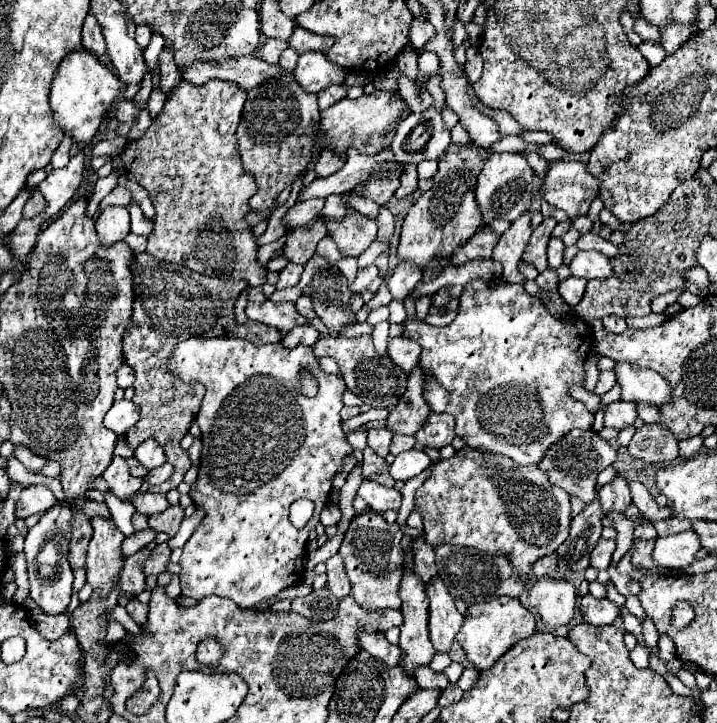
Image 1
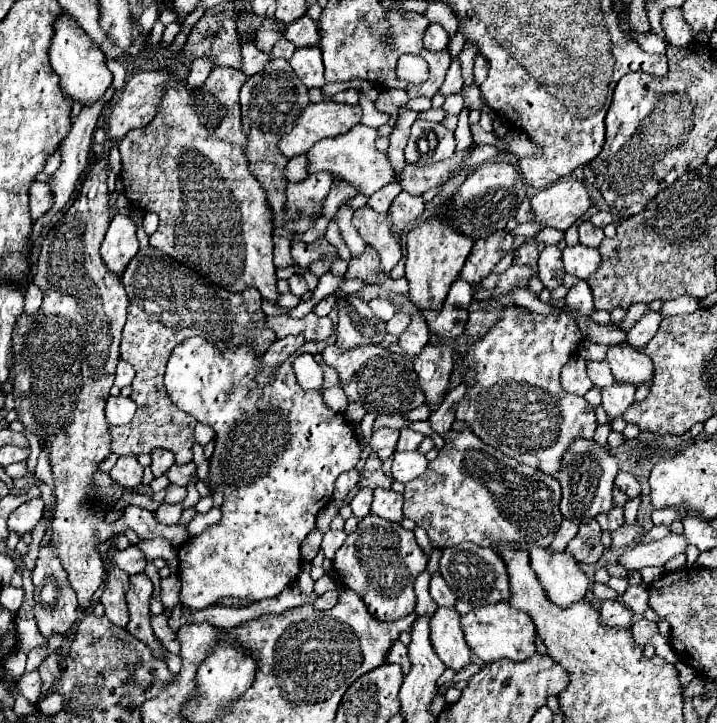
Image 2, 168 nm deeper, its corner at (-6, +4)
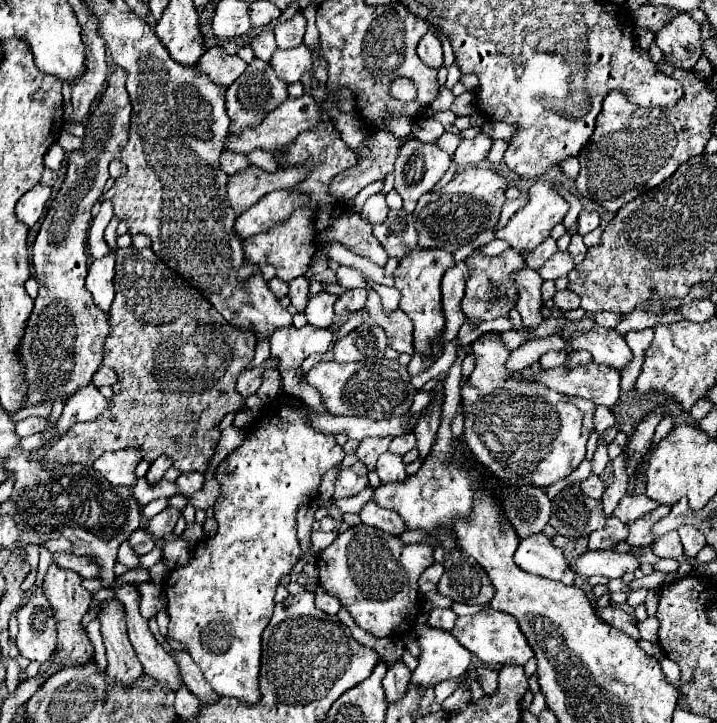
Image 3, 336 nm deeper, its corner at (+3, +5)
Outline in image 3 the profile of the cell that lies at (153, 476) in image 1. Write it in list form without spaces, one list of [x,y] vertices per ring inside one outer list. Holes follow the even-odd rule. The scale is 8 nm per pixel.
[[[182,473],[176,481],[180,491],[184,495],[192,495],[204,487],[204,475],[202,473]]]

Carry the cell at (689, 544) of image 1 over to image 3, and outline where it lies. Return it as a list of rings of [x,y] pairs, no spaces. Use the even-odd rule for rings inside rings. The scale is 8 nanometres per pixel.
[[[612,549],[612,551],[586,551],[582,557],[578,557],[568,565],[576,575],[582,575],[582,577],[602,575],[612,579],[638,569],[640,561],[630,553],[618,553],[616,549]]]

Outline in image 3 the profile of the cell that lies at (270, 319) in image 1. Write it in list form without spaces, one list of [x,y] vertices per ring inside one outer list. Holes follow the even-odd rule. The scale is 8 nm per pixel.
[[[304,325],[300,329],[296,327],[284,327],[284,329],[276,329],[270,337],[270,347],[272,347],[272,359],[278,359],[278,373],[282,377],[283,391],[286,395],[292,395],[292,397],[298,397],[302,399],[306,405],[310,405],[312,409],[316,411],[326,411],[324,405],[322,405],[322,399],[320,399],[320,393],[310,387],[304,379],[304,373],[302,373],[302,362],[312,353],[326,353],[332,345],[332,339],[334,339],[334,333],[330,329],[322,329],[322,327],[314,327],[314,325]]]

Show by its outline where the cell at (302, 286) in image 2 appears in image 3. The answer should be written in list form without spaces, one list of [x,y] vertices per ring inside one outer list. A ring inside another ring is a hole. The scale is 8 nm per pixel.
[[[296,277],[290,281],[288,297],[292,299],[292,305],[298,309],[298,313],[304,313],[304,307],[308,303],[308,287],[310,287],[310,281],[306,277]]]

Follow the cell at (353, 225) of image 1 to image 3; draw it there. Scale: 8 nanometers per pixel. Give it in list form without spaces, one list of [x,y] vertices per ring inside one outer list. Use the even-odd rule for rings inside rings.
[[[352,289],[350,293],[344,293],[340,295],[334,311],[336,311],[336,317],[340,317],[342,313],[352,313],[352,311],[360,311],[366,303],[366,291],[368,289]]]

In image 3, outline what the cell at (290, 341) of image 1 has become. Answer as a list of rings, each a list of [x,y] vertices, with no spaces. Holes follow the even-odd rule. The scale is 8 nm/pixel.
[[[268,359],[262,367],[256,367],[256,369],[250,369],[250,371],[244,371],[240,377],[238,377],[238,393],[242,397],[248,397],[248,395],[254,395],[256,389],[260,387],[260,373],[264,371],[264,367],[274,367],[274,359]]]

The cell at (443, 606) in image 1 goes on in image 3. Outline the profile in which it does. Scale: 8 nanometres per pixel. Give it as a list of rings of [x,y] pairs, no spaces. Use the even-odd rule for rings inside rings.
[[[418,625],[416,633],[422,657],[412,673],[412,685],[426,689],[442,681],[456,679],[468,671],[472,655],[448,631]]]

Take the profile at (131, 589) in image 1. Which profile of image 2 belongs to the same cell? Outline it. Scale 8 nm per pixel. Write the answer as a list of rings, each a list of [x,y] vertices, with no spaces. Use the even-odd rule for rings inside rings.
[[[147,574],[129,576],[129,592],[127,592],[127,606],[129,606],[129,624],[127,630],[145,642],[157,658],[163,658],[161,642],[155,638],[151,624],[149,624],[149,600],[153,594],[153,582]]]

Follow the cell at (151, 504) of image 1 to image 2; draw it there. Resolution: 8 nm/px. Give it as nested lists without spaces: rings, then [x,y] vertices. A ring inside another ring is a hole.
[[[163,502],[155,510],[155,518],[159,522],[163,522],[163,524],[175,524],[175,522],[179,522],[181,512],[183,512],[183,504],[167,504],[167,502]]]

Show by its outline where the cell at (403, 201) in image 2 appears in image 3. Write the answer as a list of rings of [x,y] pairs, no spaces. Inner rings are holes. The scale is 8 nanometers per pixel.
[[[404,209],[390,211],[384,223],[374,225],[374,237],[386,249],[388,257],[394,257],[398,261],[404,259],[404,255],[410,251],[420,249],[412,215],[408,215]]]

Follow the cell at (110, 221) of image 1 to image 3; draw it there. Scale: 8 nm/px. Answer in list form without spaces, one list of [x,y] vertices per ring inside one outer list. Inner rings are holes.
[[[110,251],[104,259],[92,261],[86,275],[86,289],[92,293],[98,309],[108,315],[114,301],[114,251]]]

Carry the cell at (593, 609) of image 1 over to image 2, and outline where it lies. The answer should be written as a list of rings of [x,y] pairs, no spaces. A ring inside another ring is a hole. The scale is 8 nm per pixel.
[[[603,600],[599,608],[599,622],[603,626],[631,626],[631,612],[619,600]]]

